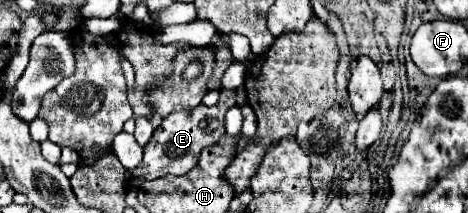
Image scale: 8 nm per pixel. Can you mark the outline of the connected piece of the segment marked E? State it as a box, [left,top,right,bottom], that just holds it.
[126,88,236,189]

